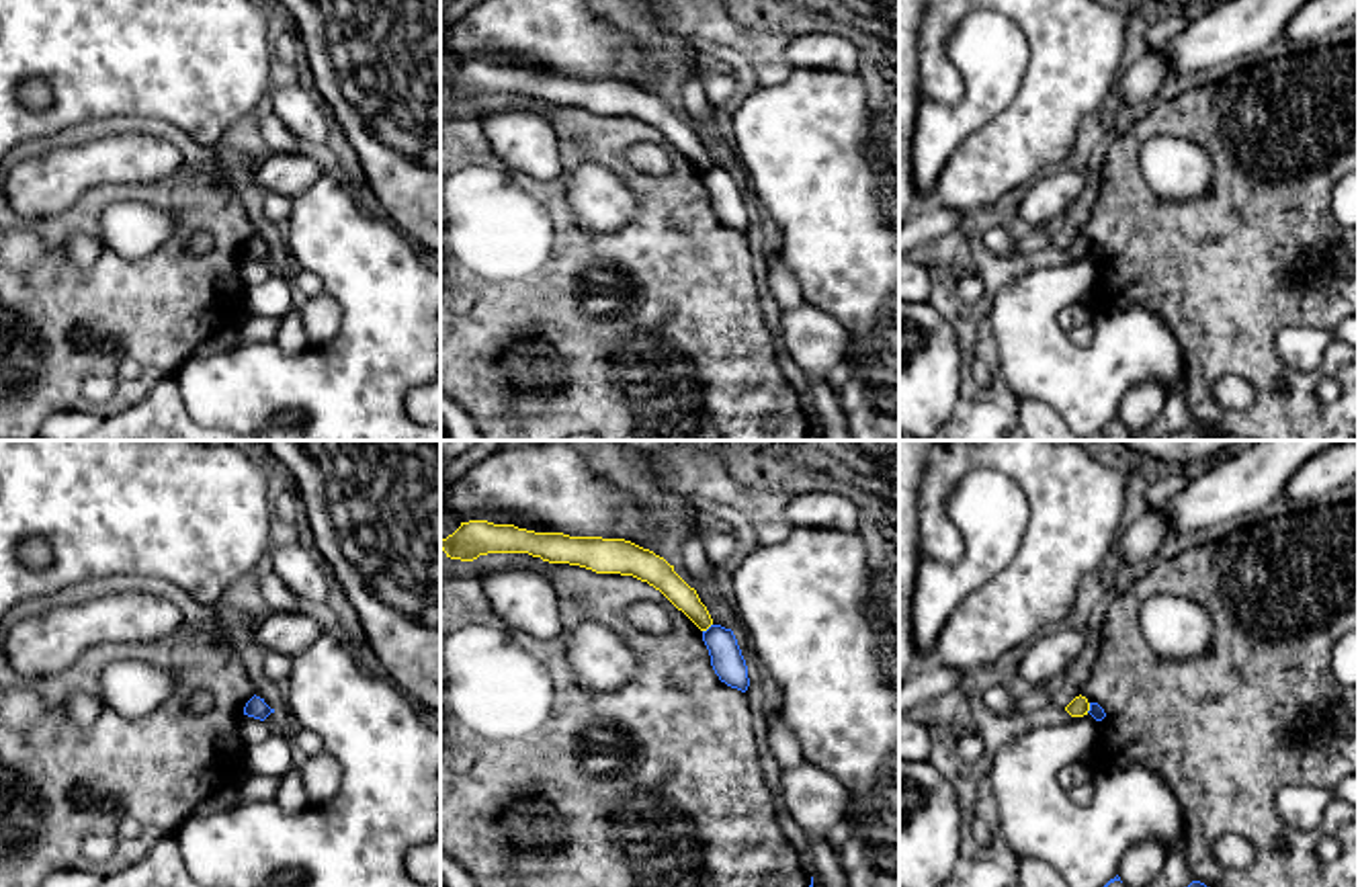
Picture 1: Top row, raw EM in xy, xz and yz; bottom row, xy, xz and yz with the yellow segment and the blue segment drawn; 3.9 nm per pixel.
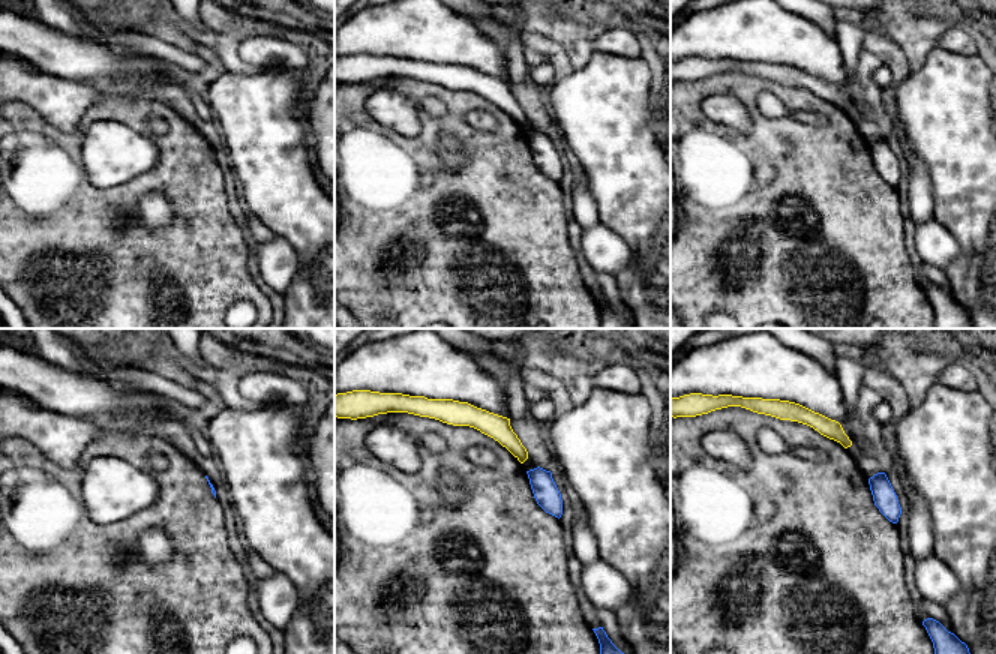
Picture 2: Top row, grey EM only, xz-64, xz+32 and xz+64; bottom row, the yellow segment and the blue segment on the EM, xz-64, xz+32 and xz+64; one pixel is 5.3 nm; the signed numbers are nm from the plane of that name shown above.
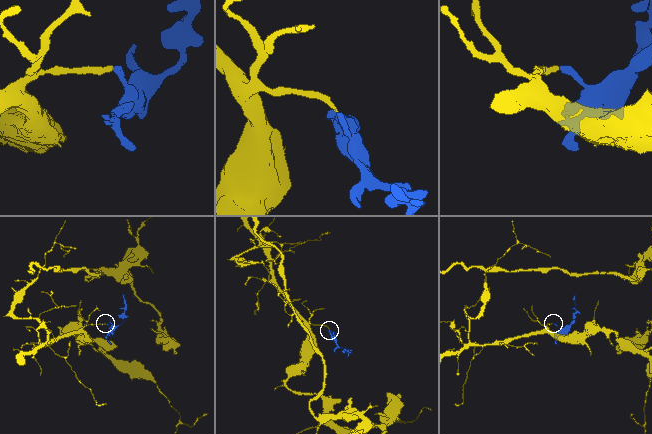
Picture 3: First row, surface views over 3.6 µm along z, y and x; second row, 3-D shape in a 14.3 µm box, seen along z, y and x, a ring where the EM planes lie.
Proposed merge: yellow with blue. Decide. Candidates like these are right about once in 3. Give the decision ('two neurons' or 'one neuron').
two neurons

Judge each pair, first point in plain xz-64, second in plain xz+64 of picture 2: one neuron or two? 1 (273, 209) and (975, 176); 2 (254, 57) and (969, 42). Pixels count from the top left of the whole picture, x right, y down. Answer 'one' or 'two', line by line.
1: one
2: one

